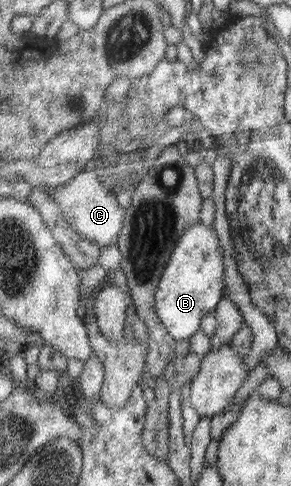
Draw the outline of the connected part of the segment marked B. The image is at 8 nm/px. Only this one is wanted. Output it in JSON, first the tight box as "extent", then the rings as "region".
{"extent":[156,223,226,341],"region":[[[198,223],[190,226],[182,233],[179,244],[171,255],[168,266],[164,270],[156,293],[156,309],[163,326],[176,341],[190,340],[200,331],[202,318],[207,314],[214,315],[218,303],[225,297],[226,288],[225,252],[221,246],[221,236],[213,226]]]}

